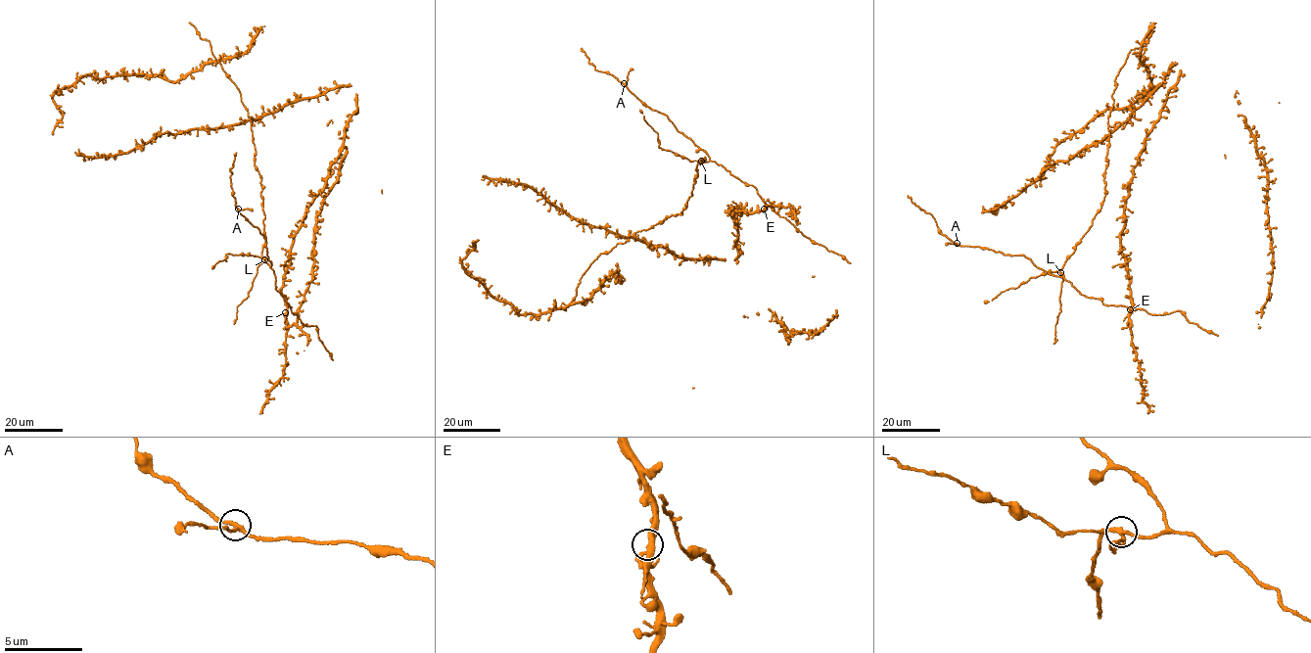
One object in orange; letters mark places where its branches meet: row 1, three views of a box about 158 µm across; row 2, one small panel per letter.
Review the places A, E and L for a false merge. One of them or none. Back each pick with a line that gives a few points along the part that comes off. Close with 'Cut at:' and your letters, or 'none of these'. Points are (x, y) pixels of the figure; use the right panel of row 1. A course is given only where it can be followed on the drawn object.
L: (1061, 272), (1063, 279), (1060, 312), (1053, 344)
Cut at: L

